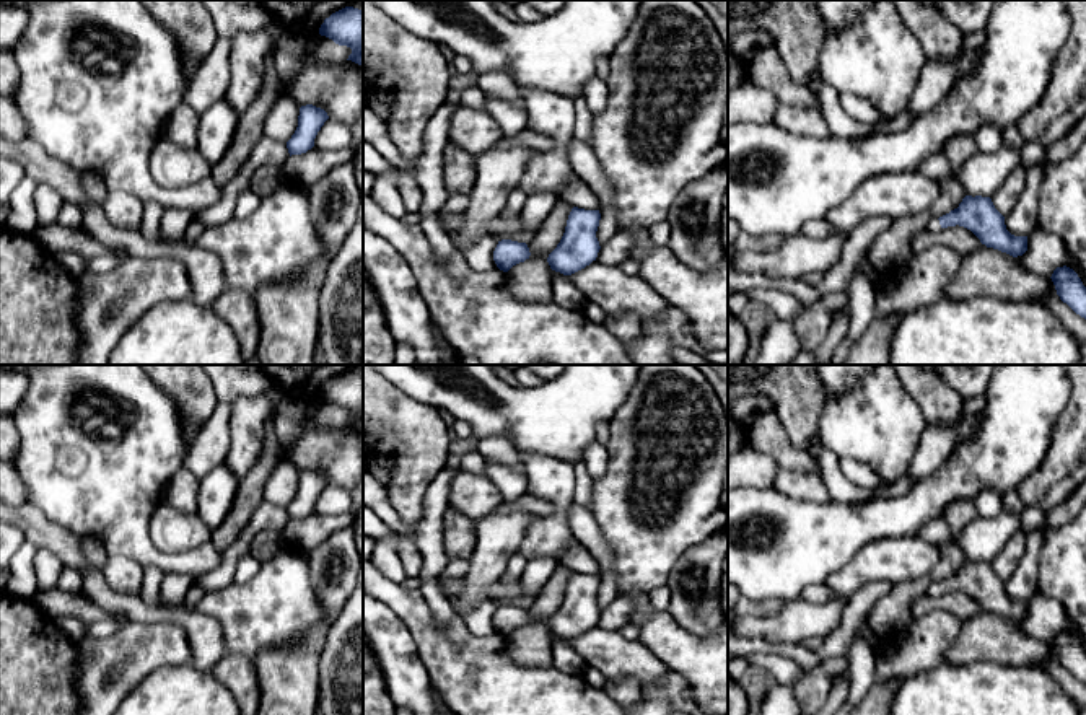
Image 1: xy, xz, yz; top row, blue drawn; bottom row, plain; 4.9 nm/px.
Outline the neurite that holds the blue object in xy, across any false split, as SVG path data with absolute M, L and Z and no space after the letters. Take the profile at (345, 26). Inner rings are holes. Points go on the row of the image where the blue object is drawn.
M345 7L332 13L321 24L319 34L350 47L347 60L363 65L363 10Z

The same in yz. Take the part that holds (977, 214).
M966 195L957 208L939 218L931 218L928 230L956 225L970 230L987 248L1013 257L1027 251L1027 236L1014 236L1006 230L1005 217L995 208L990 197Z

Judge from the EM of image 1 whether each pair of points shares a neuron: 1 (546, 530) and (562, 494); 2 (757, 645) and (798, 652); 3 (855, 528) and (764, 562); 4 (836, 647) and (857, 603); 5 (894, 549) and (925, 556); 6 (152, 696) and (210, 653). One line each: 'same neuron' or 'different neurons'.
1: same neuron
2: same neuron
3: same neuron
4: same neuron
5: same neuron
6: different neurons

